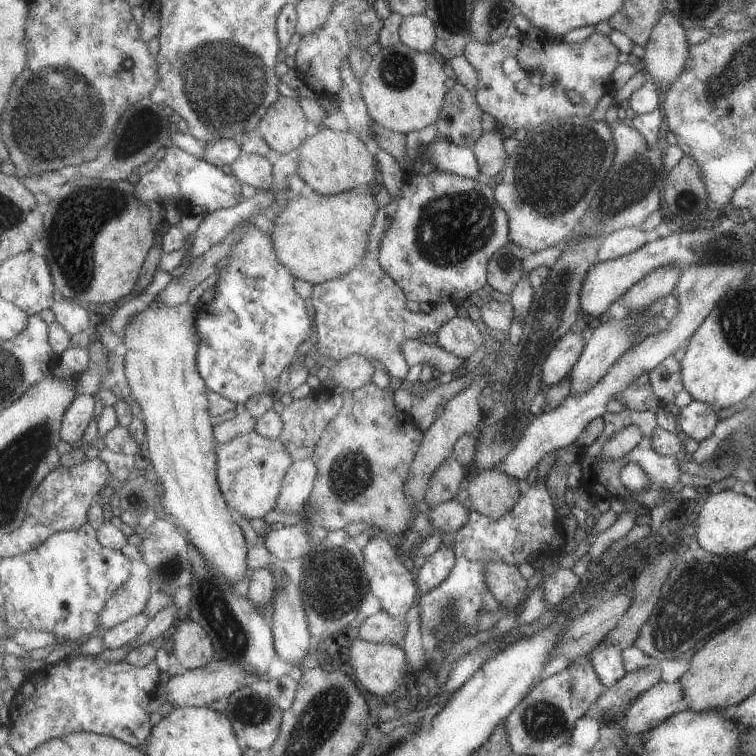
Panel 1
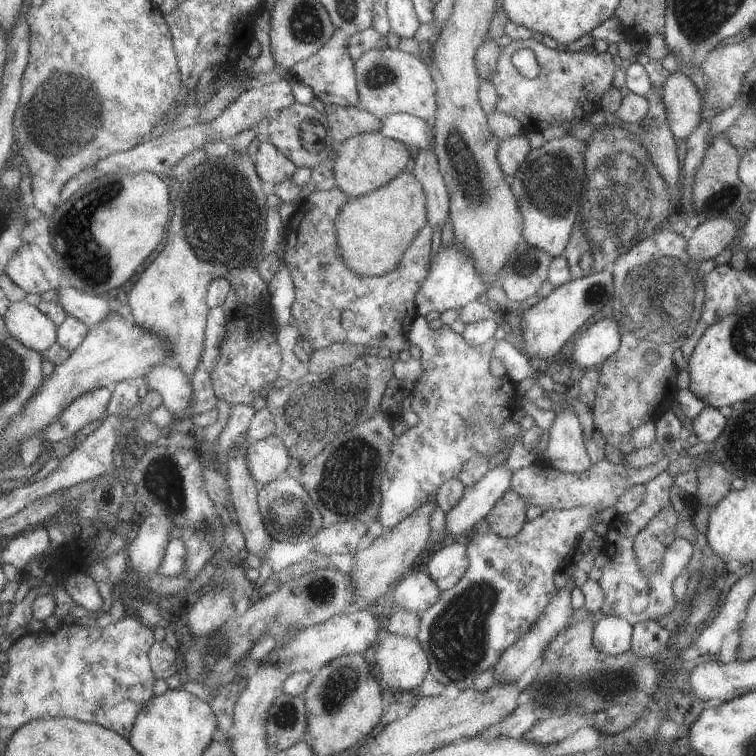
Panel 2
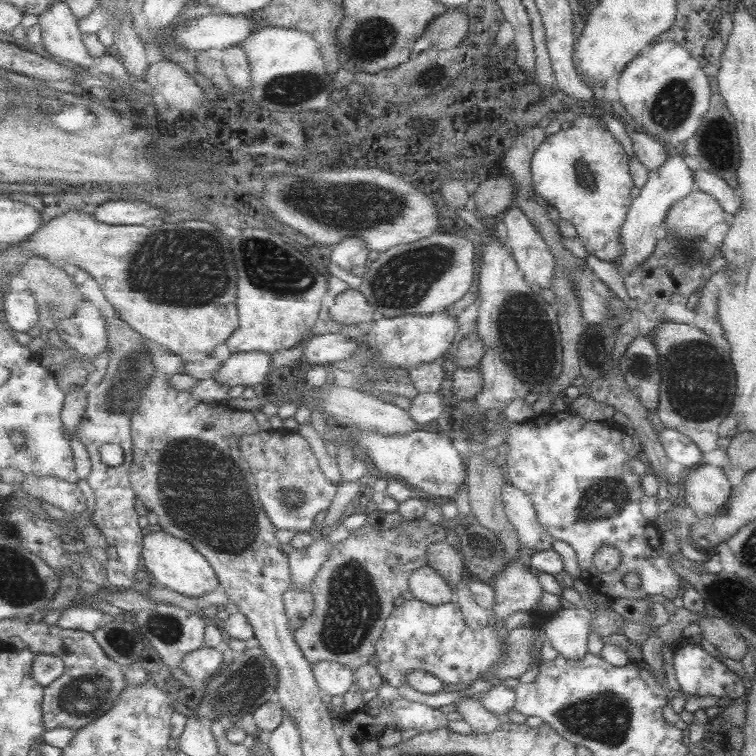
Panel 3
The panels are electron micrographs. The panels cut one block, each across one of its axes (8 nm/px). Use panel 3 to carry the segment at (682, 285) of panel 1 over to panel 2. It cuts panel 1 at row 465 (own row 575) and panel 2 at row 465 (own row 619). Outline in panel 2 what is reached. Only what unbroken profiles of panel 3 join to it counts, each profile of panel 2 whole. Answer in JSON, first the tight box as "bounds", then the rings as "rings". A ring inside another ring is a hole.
{"bounds":[447,464,515,542],"rings":[[[507,464],[495,466],[481,478],[481,482],[465,490],[463,500],[457,504],[457,508],[453,508],[447,514],[449,542],[451,542],[451,534],[459,536],[491,514],[495,504],[511,490],[513,476],[515,472]]]}

